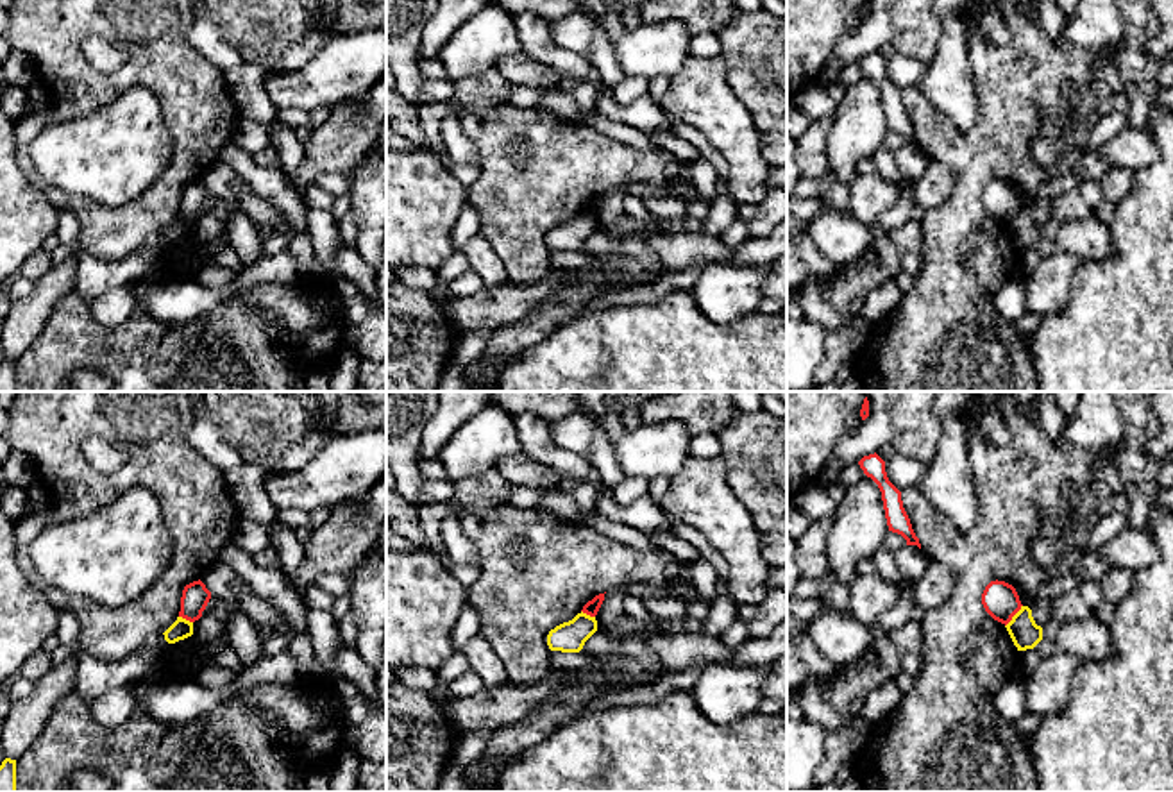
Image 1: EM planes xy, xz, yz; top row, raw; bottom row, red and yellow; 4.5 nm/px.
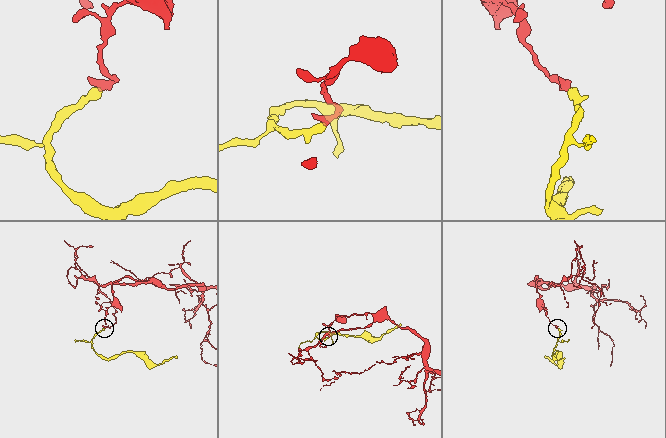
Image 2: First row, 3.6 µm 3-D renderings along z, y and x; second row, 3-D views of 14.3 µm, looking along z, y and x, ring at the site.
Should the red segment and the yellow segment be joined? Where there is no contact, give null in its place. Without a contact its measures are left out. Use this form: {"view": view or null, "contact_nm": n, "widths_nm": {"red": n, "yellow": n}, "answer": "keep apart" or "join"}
{"view": "yz", "contact_nm": 130, "widths_nm": {"red": 160, "yellow": 140}, "answer": "keep apart"}

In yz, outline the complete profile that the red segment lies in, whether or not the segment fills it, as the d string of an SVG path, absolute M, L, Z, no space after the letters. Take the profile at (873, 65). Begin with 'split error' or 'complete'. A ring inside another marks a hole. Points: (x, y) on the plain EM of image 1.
complete | M874 52L864 55L858 64L882 91L889 131L901 134L907 139L907 145L917 145L921 148L919 138L916 136L910 118L903 107L901 91L887 77L885 61Z

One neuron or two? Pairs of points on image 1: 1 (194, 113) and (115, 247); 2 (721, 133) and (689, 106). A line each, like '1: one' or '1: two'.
1: one
2: one

